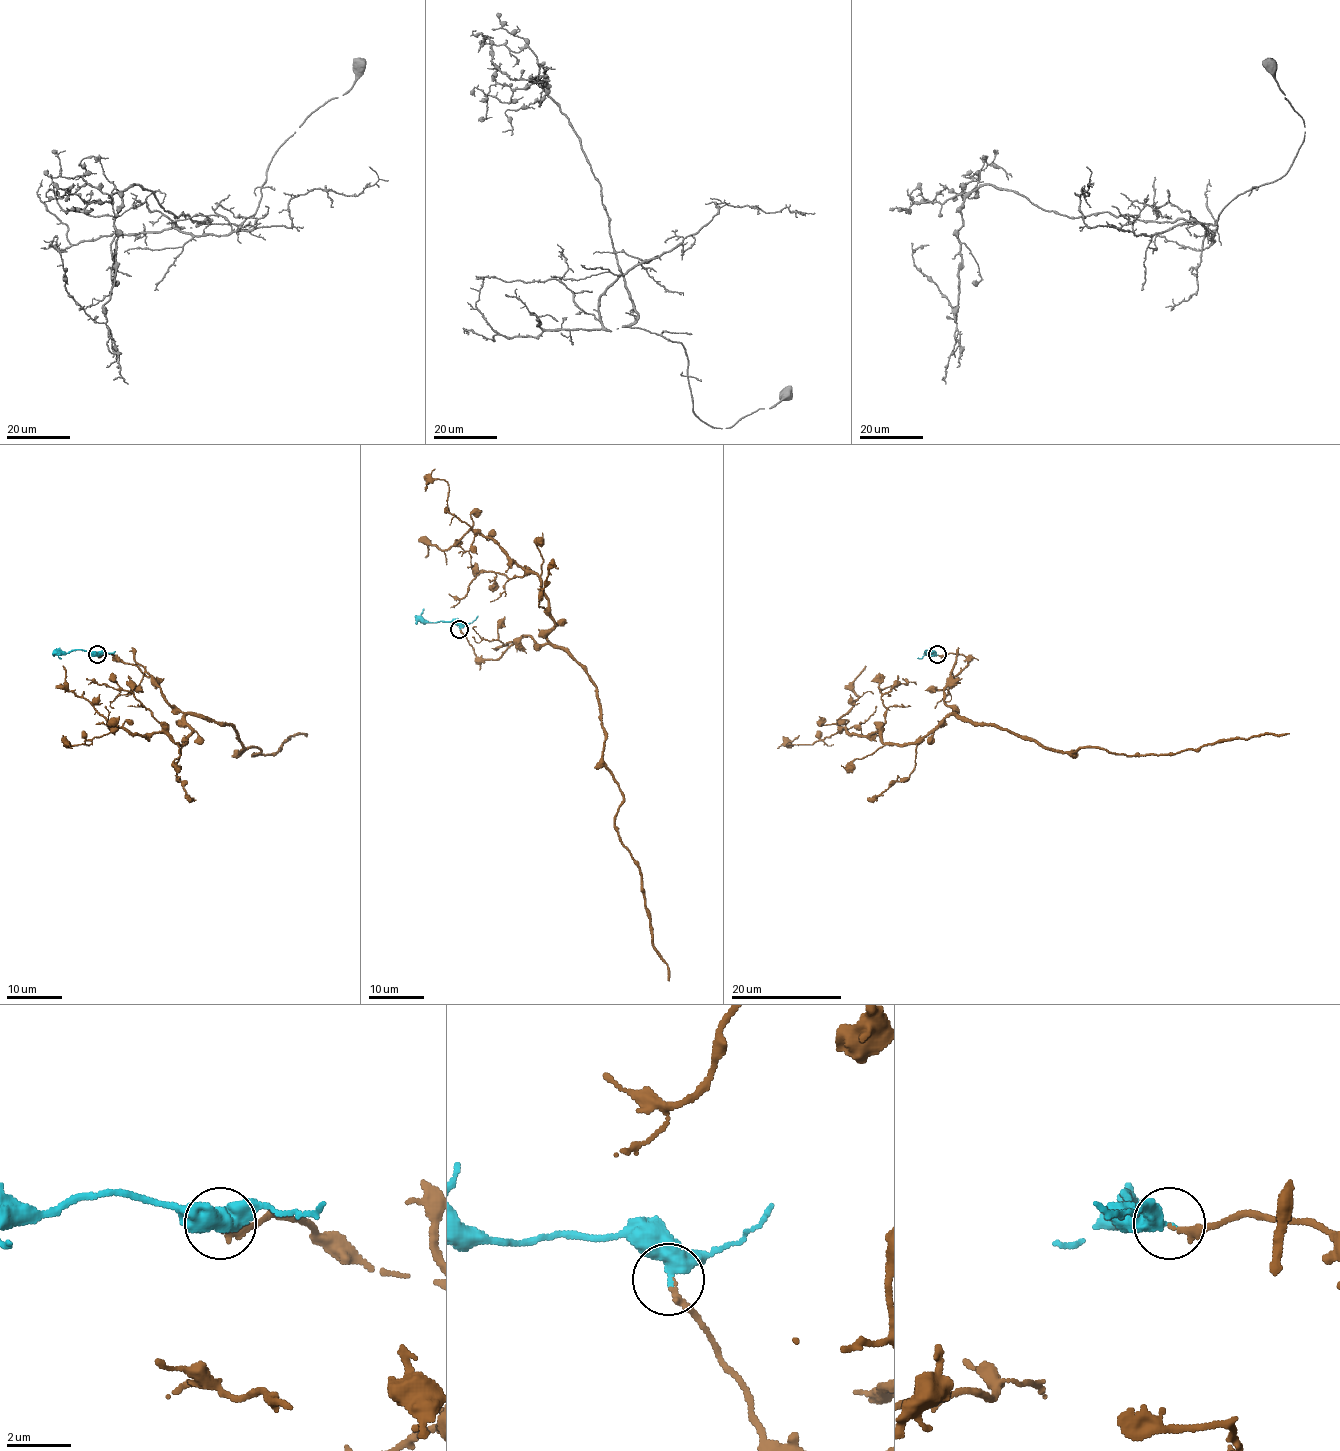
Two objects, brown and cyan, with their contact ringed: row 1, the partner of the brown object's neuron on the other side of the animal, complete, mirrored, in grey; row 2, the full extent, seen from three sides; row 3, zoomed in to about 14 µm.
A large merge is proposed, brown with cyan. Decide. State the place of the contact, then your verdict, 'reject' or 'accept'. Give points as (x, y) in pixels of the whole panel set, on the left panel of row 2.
at (97, 654); accept

